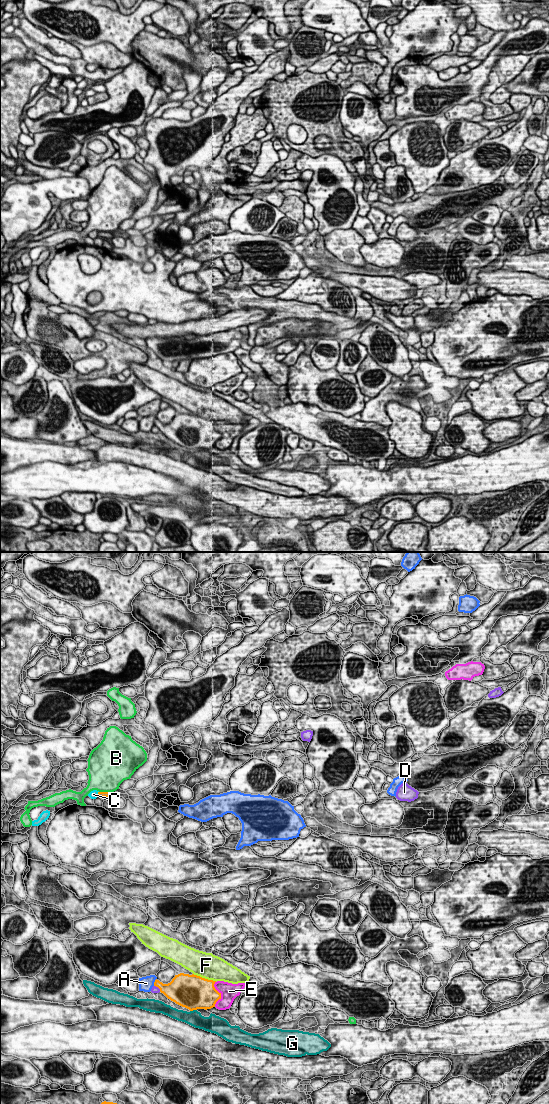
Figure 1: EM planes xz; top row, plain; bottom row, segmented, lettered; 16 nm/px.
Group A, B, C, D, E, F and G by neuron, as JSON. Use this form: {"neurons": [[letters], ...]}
{"neurons": [["A"], ["B"], ["C"], ["D"], ["E"], ["F"], ["G"]]}

